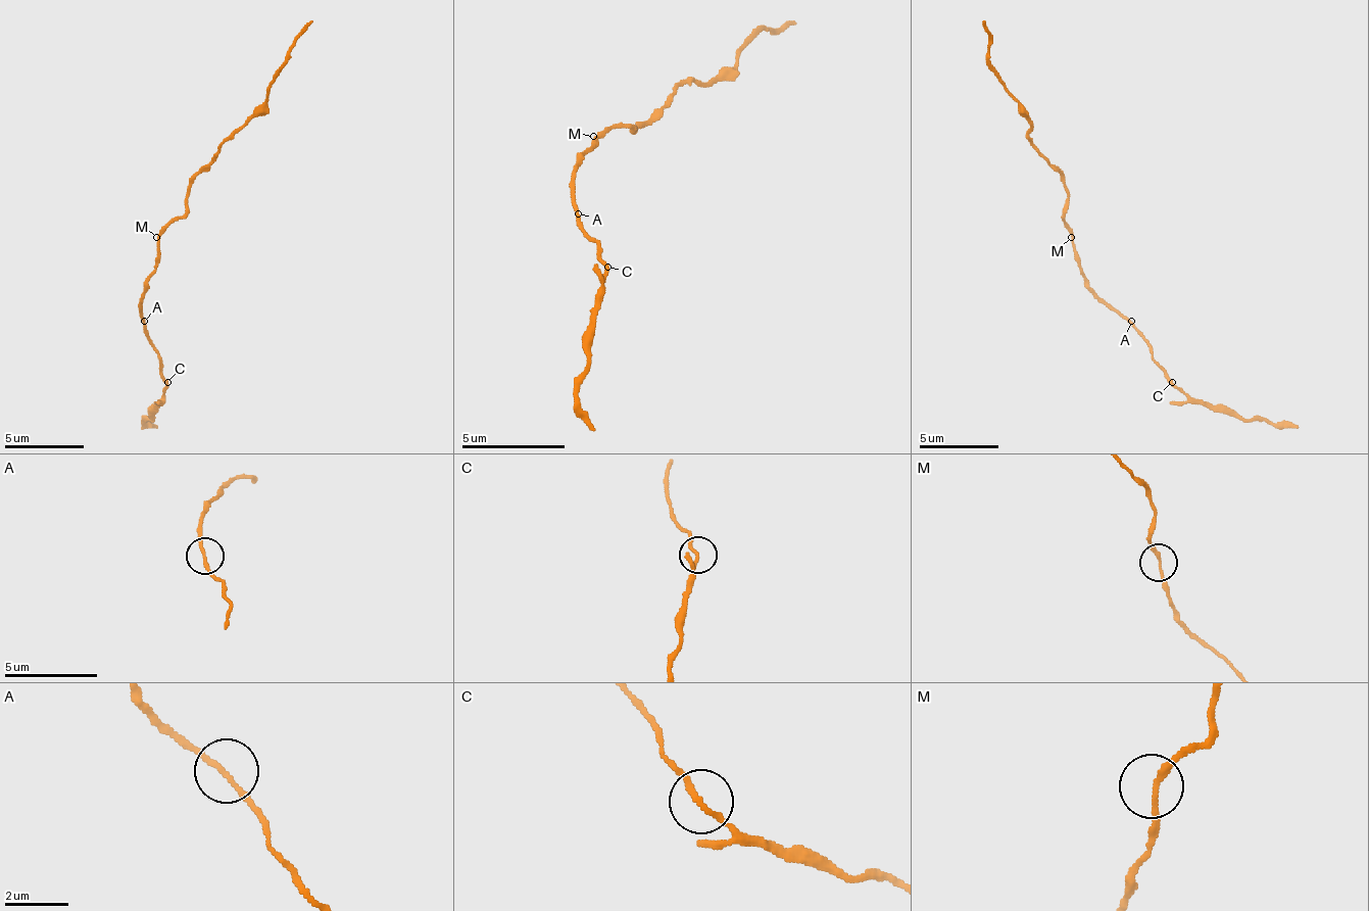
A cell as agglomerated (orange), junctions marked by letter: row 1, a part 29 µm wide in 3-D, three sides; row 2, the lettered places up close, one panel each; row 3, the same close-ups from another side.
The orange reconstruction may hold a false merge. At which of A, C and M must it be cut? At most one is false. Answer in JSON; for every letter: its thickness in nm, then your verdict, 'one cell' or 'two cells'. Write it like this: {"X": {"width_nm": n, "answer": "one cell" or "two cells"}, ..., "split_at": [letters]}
{"A": {"width_nm": 150, "answer": "one cell"}, "C": {"width_nm": 160, "answer": "one cell"}, "M": {"width_nm": 170, "answer": "one cell"}, "split_at": []}

